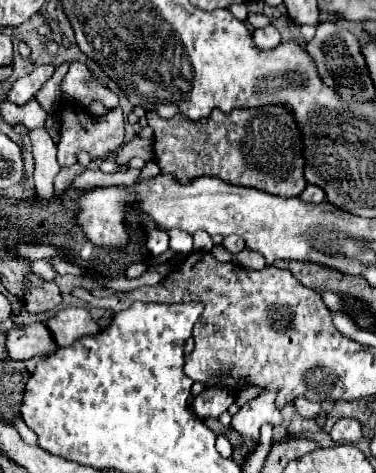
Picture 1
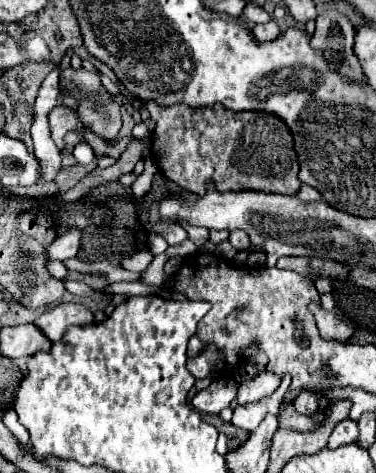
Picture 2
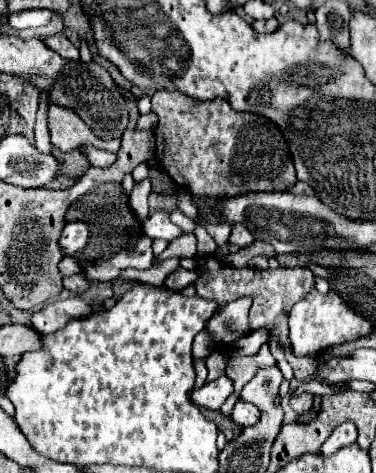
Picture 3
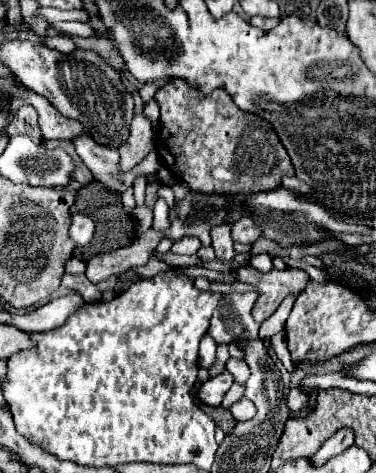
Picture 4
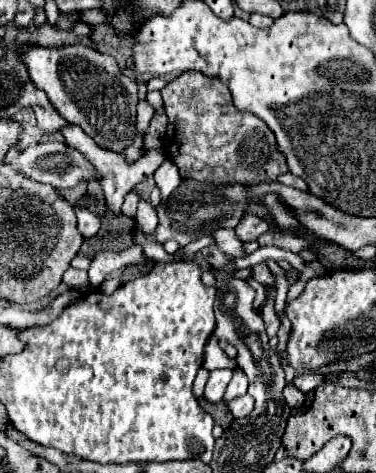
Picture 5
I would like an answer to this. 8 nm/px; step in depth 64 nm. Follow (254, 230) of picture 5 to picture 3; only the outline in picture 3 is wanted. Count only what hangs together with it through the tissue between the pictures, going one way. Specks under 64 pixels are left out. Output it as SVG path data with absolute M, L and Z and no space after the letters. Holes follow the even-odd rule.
M236 224L236 226L232 226L230 242L244 248L244 246L250 246L254 242L254 238L252 238L252 232L248 228L244 228L244 224Z

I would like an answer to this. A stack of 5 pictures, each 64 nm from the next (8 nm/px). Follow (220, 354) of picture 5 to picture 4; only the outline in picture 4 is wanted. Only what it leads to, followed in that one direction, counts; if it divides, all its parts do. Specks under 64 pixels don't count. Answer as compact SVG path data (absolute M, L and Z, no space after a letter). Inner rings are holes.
M206 334L200 342L200 366L210 370L216 364L216 342L210 334Z

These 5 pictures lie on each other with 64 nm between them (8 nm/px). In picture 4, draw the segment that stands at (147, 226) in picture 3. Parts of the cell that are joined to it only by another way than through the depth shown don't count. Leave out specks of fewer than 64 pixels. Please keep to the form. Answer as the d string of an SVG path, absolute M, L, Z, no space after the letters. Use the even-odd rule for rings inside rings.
M158 198L154 204L154 226L152 228L168 228L168 204L164 198Z

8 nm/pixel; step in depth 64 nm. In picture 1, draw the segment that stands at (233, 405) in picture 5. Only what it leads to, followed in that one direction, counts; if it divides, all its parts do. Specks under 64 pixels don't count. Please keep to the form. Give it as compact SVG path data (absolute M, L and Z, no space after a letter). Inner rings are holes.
M264 392L262 396L254 398L246 406L242 406L234 416L232 416L232 428L250 440L256 440L260 434L260 426L264 422L270 422L278 426L282 422L280 410L274 406L276 392Z

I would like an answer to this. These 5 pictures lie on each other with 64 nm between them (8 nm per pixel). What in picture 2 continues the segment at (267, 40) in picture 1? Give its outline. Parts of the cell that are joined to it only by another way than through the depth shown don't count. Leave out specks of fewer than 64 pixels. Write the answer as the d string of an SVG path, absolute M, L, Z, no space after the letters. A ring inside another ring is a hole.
M270 20L266 24L256 24L252 32L256 34L258 40L274 40L274 38L280 36L280 28L278 28L278 24L274 20Z

